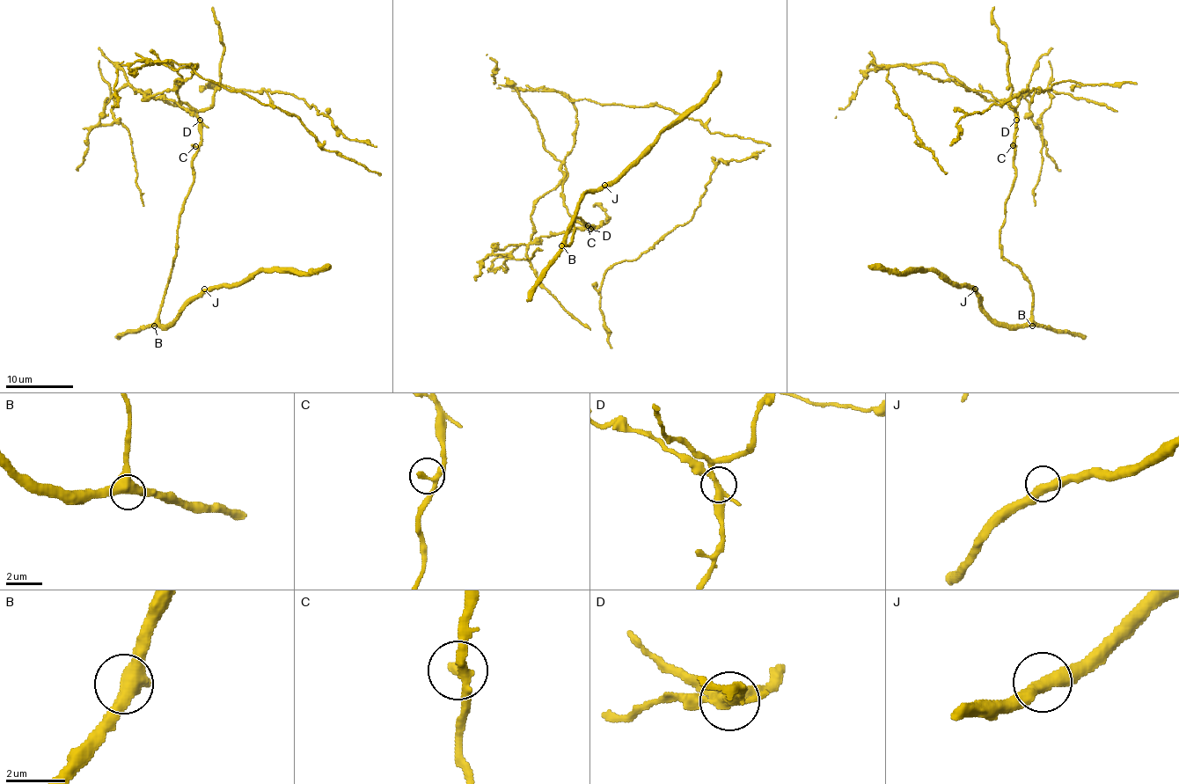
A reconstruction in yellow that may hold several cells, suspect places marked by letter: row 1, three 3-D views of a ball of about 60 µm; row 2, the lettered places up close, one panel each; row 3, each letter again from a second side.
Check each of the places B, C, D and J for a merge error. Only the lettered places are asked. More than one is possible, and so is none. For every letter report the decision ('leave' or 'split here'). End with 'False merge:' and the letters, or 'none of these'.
B: leave
C: leave
D: split here
J: leave
False merge: D

